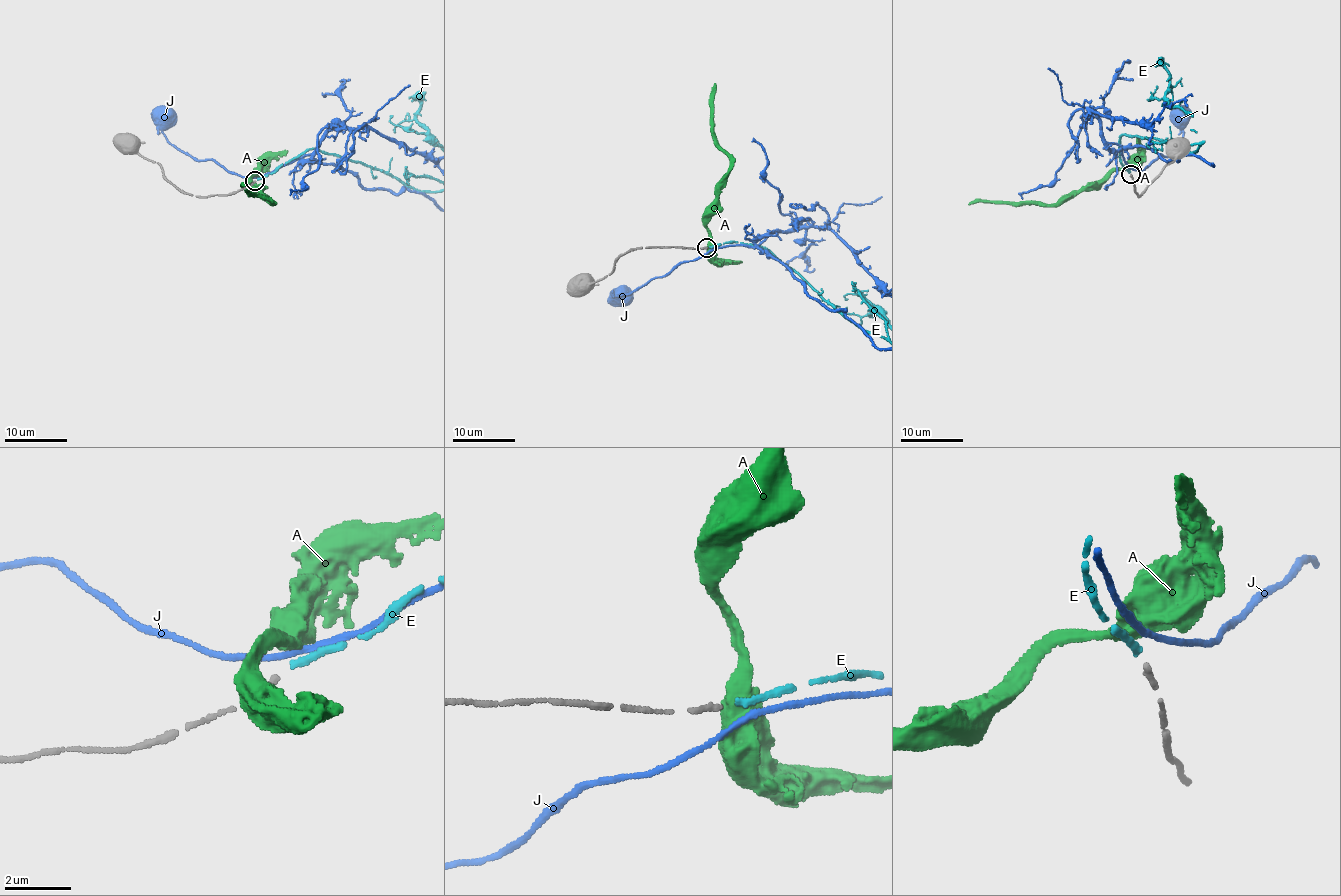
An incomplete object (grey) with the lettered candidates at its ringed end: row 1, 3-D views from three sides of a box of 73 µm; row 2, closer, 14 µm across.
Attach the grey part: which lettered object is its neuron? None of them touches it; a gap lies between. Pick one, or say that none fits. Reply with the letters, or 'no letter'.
E

